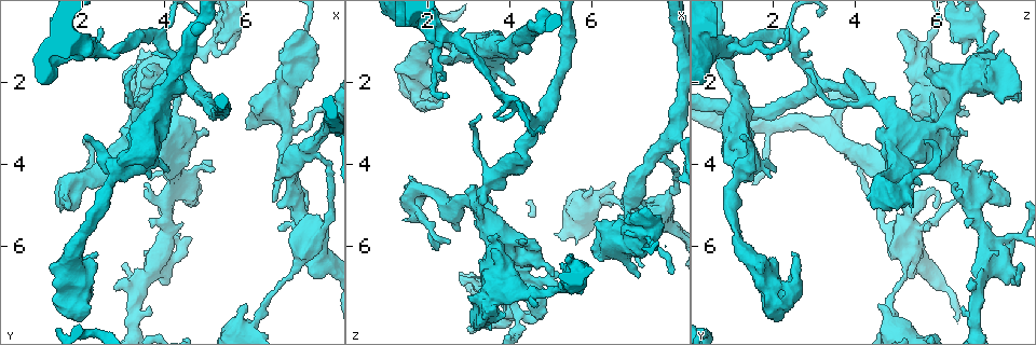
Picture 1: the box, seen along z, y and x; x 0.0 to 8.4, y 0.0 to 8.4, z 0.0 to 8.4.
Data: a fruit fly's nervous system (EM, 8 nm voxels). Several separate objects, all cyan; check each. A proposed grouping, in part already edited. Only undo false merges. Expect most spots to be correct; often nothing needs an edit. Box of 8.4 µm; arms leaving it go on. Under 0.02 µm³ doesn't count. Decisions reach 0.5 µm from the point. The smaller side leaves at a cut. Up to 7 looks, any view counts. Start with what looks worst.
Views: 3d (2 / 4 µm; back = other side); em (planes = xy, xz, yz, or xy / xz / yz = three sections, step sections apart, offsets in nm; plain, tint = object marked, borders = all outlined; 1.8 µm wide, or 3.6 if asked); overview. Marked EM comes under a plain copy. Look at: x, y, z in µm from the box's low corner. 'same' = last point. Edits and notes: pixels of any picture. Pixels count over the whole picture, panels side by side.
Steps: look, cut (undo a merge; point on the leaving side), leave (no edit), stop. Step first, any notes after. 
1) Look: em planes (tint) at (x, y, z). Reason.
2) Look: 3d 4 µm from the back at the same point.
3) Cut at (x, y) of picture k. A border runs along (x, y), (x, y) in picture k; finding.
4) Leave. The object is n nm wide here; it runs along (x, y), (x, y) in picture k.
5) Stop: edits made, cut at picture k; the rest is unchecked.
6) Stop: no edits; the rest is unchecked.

Look: em xz step 8 (tint) at (7.05, 4.25, 4.80). Abrupt turn.

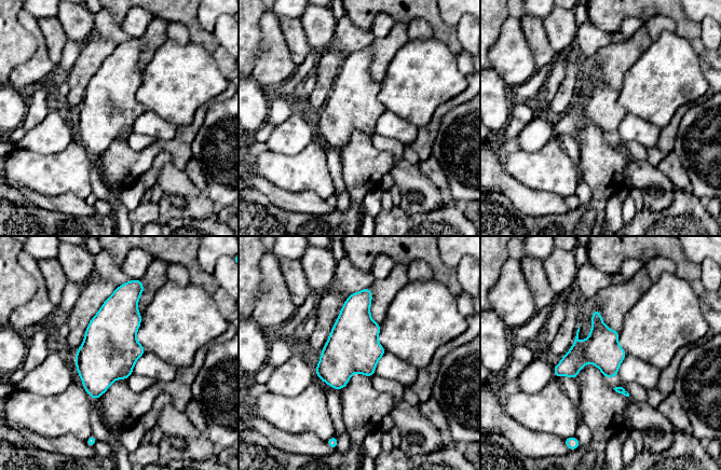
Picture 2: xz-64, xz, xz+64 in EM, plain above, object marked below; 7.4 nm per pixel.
Look: em planes (tint) at the same point.

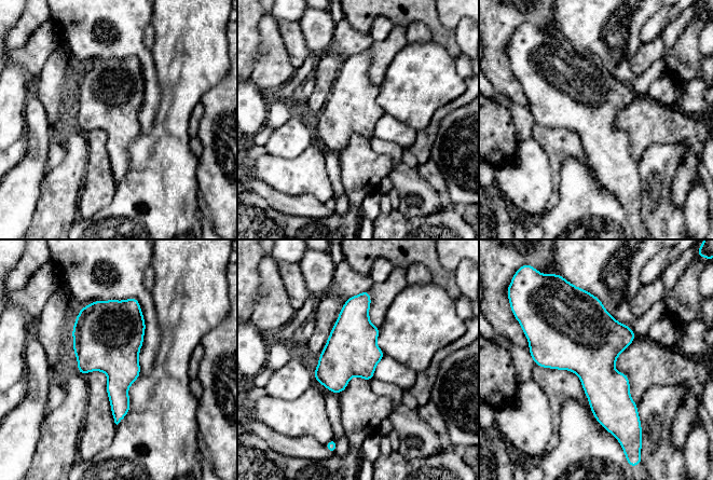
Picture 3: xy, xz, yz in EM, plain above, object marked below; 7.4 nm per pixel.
Leave. The object is 380 nm wide here; all the same cell.

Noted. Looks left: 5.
Look: 3d 2 µm at (7.10, 6.60, 5.15). Three-way junction.

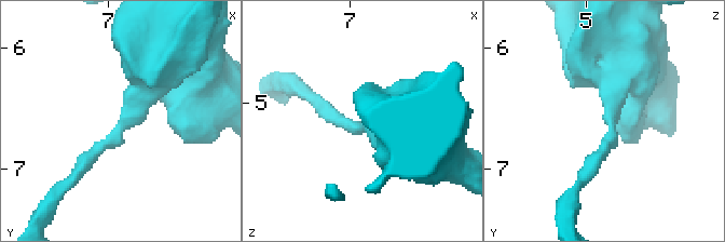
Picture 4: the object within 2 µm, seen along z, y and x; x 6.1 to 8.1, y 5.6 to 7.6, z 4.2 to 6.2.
Look: em xy step 16 (tint) at (7.06, 6.66, 5.20). Shape alone is not enough.

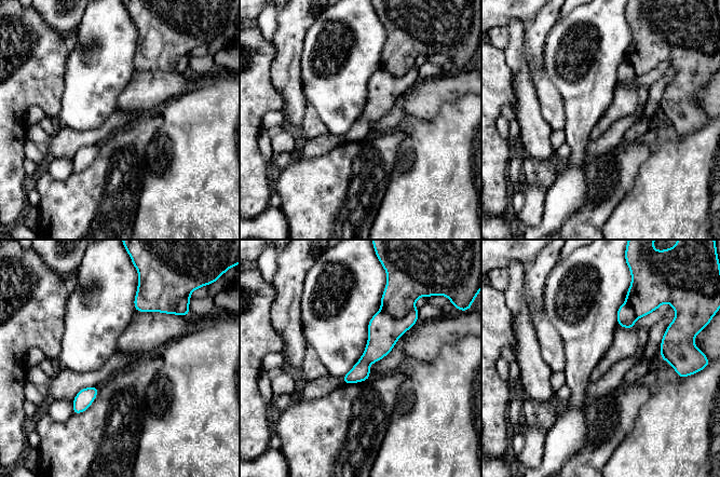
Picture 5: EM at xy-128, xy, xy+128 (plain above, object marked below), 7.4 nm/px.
Cut at (383, 330) of picture 5. A border runs along (412, 307), (399, 318), (381, 308) in picture 5; a second cell is stuck on.

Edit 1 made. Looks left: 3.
Look: overview. See it whole again.

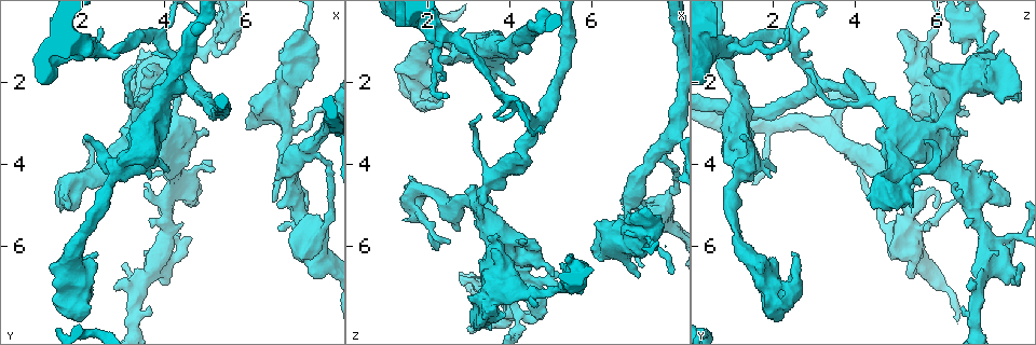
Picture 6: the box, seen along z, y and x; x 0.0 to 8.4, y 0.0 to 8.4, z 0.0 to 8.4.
Look: em 3.6 µm xy step 8 (tint) at (2.60, 3.95, 1.40). Abrupt turn.

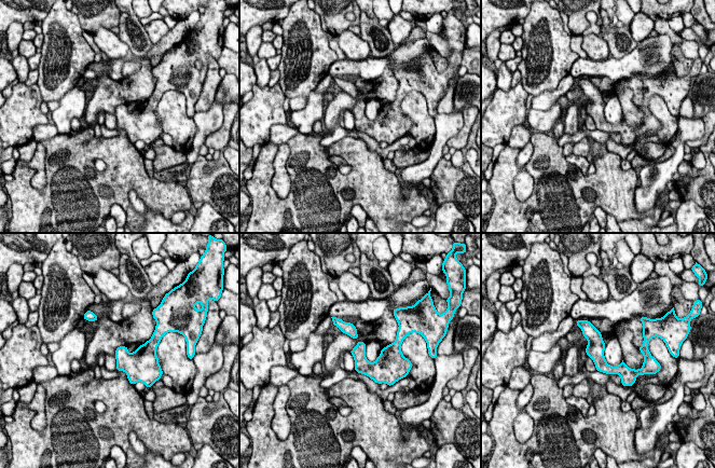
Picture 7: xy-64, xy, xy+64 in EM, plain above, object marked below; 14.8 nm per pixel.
Look: em 3.6 µm planes (tint) at the same point. Another direction.

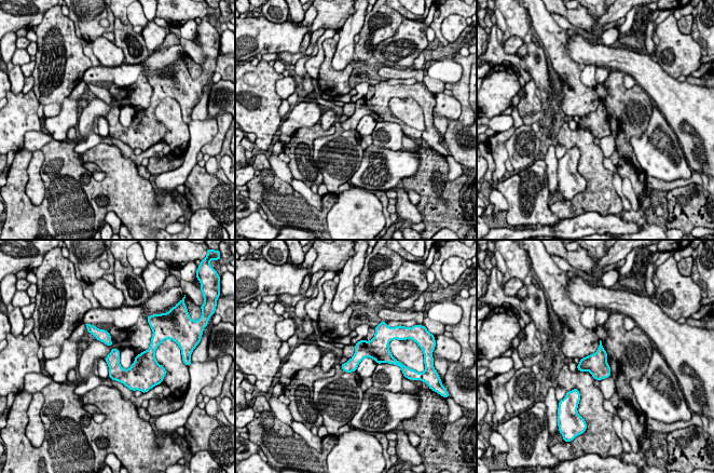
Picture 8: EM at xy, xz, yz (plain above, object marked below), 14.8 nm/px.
Leave. The object is 190 nm wide here; all the same cell.

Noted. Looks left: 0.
Stop: edits made, cut at picture 5; the rest is unchecked.

